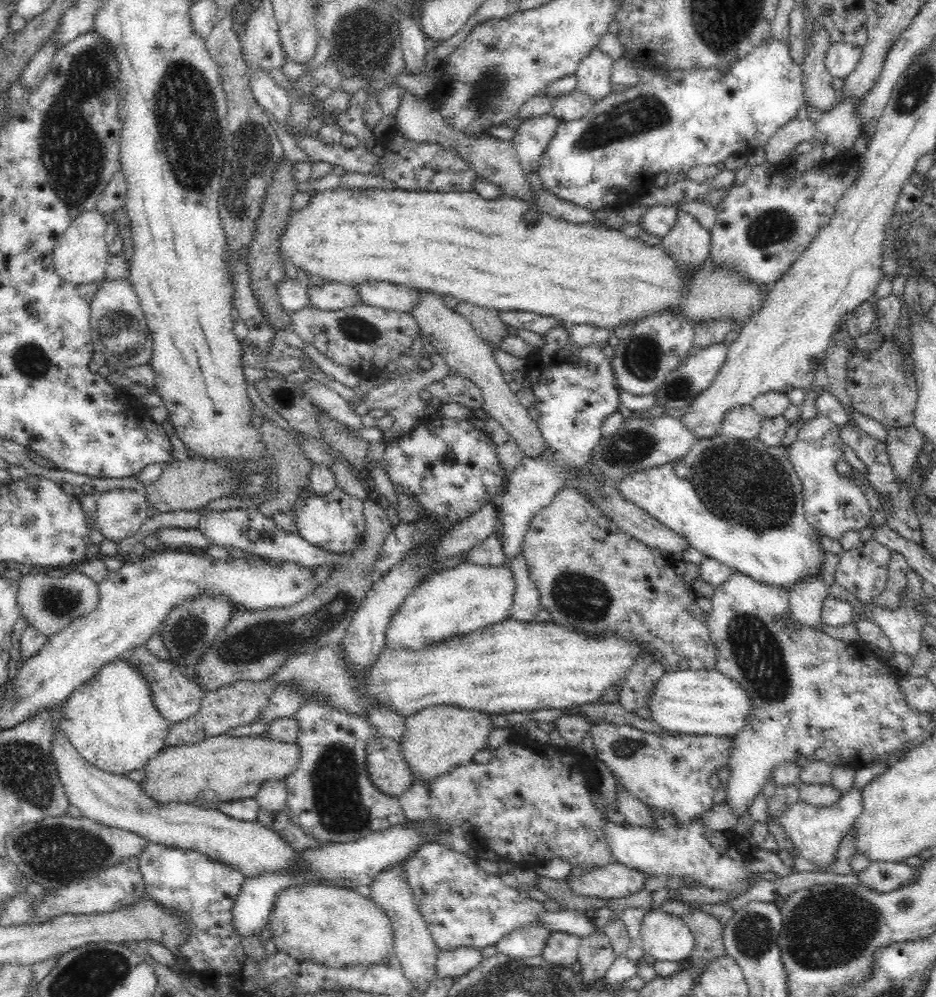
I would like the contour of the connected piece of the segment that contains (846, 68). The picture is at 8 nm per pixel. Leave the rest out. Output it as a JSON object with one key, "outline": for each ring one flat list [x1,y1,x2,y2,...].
{"outline":[[836,42,830,46,826,56,826,69,834,81,845,79,861,62,863,48,844,42]]}

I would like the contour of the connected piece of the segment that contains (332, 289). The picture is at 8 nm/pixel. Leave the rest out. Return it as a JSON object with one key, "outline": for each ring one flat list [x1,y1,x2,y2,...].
{"outline":[[325,282,319,287,311,286,307,291,311,306,322,310,344,310,364,304,364,299,356,287,340,282]]}

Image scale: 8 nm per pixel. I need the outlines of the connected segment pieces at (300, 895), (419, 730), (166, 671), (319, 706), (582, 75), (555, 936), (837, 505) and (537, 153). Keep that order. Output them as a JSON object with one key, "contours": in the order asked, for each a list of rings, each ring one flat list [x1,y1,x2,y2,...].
{"contours":[[[304,883,288,885,279,890,274,897,273,907,267,920,272,937,278,950,288,952,294,958,314,960,327,966,370,966,382,962,390,954,394,954,394,934,389,918,370,898,362,894,346,890,342,886,326,886,324,884]],[[456,705,427,706,407,717,404,725,406,728,400,747,414,773,414,780,437,777,454,765,471,761,487,745,493,729,490,713]],[[144,644,138,646,136,650,130,650,124,657,130,663,134,663,142,671,142,675,148,679,150,689,152,689,154,704,160,711,160,714,170,723,170,726,186,722,186,719,190,720,192,716,198,714,205,693,200,691,196,683,188,680,187,676,182,674,170,661,152,655,144,647]],[[320,694,306,695,302,706,291,716,297,724,298,766,285,776,287,799,283,811,305,833,311,834,324,843,356,842,370,834,392,830,396,826,406,826,403,810,398,797,382,792,370,779,366,767,366,746,375,736,369,720,348,713,346,709,332,705,330,697]],[[594,48,576,69,575,75,578,77,578,89,598,101,604,98,610,93,610,86,612,85,610,82,611,68,614,62,600,48]],[[554,931,548,939,542,956,552,964,571,968,578,962,580,948,580,936]],[[816,415,793,429,795,437,787,447,787,454,803,489,803,504,807,522,819,537,840,539,850,530,862,531,872,521,870,504,860,487,845,475,837,472,837,464,846,458,846,444,840,438,839,427,829,418]],[[552,112,526,120,518,129,512,144,516,149,520,164,527,174,536,174,540,158,550,144,561,120]]]}

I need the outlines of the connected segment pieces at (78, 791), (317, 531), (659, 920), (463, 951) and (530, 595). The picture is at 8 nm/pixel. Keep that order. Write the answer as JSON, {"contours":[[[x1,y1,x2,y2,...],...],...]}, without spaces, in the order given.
{"contours":[[[57,729,53,745,52,755,58,767,62,784,66,787,66,795,69,804,80,809,82,817,99,822,100,824,116,827,128,832,137,834,143,838,147,844,161,844,170,848,182,848,184,850,194,850,214,862,221,862,224,866,237,868,242,876,246,878,256,878,262,874,294,874,294,872,306,872,308,863,300,857,300,851,294,850,289,840,282,838,278,832,268,828,256,821,240,821,226,816,217,808,202,808,200,806,190,806,184,802,170,802,170,804,160,804,148,798,141,789,139,783,130,780,125,774,119,775,98,768,98,766,86,761,82,755,74,748,66,736]],[[336,486,328,494,306,492,300,504,293,510,296,532,304,541,327,551,336,553,354,552,362,543,366,534,364,515,365,502,346,494,340,486]],[[660,908,646,910,639,932,647,960,680,963,691,958,696,939,681,916]],[[462,946,454,950,438,949,434,981,447,977,452,979,462,977,468,970,480,965,482,960,483,955,478,948]],[[523,554,510,562,509,569,514,581,514,596,509,616,520,622,530,622,541,609,538,583,530,579,530,569]]]}

